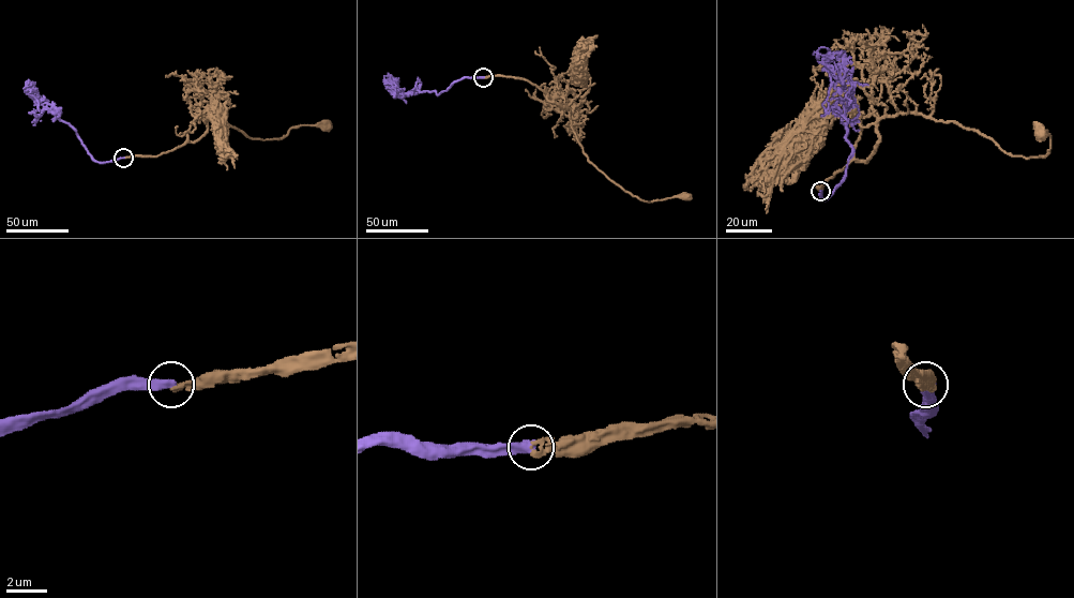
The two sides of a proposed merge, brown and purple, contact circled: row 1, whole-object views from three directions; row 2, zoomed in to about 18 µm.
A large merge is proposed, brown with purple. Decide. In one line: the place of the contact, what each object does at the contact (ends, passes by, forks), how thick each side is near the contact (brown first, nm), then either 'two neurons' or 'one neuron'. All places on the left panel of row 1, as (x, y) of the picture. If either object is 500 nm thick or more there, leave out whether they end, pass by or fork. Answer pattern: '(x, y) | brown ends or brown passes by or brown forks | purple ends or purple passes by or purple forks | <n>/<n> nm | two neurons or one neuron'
(123, 158) | 280/500 nm | two neurons

